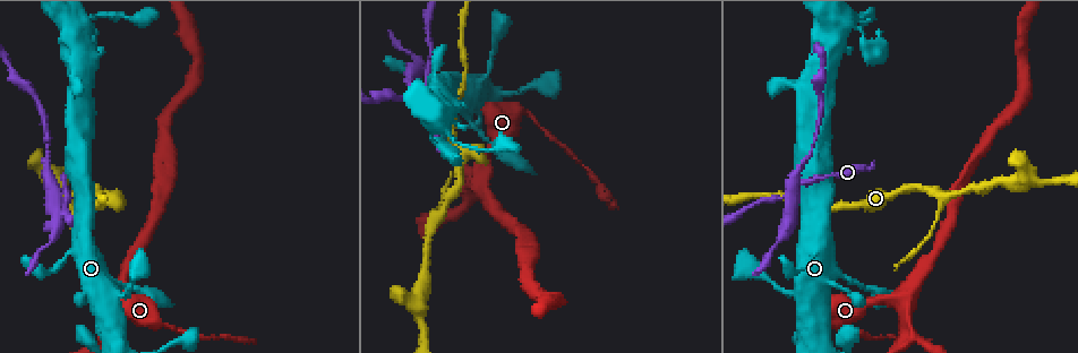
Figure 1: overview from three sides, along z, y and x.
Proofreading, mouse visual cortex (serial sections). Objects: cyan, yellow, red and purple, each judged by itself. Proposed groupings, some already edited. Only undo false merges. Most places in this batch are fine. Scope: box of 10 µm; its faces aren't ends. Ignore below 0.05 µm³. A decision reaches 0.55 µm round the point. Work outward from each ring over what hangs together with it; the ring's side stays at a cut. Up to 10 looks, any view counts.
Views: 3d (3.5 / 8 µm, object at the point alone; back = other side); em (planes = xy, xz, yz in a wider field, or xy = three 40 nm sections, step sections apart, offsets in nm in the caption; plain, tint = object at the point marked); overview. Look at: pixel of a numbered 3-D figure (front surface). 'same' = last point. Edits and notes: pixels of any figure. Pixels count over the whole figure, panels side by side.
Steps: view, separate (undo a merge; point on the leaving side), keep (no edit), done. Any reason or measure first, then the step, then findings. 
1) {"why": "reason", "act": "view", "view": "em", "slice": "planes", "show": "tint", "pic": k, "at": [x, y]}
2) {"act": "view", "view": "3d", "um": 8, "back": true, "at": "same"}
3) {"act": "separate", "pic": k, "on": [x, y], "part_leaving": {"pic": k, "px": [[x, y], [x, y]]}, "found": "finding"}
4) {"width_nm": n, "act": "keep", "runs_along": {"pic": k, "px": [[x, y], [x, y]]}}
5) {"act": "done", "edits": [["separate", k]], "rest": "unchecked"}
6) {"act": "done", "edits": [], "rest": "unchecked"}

{"why": "sudden change in width", "act": "view", "view": "3d", "um": 3.5, "pic": 1, "at": [849, 281]}

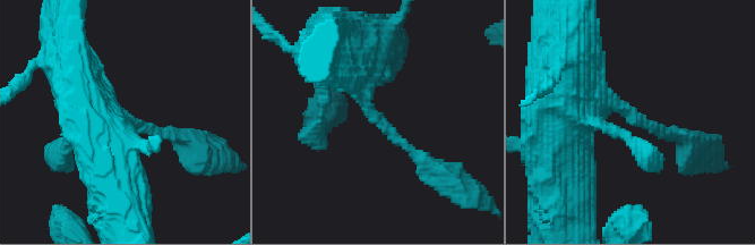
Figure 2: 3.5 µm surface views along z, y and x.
{"arm_widths_nm": [150, 450], "why": "now the EM", "act": "view", "view": "em", "slice": "xy", "step": 2, "show": "tint", "pic": 2, "at": [631, 118]}

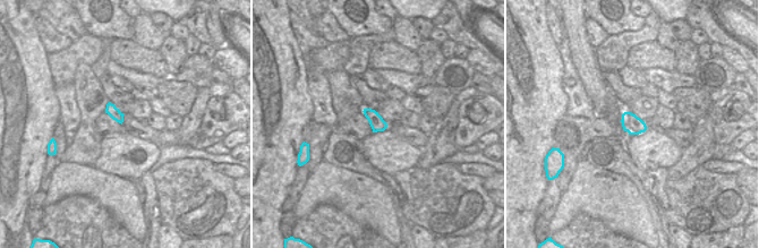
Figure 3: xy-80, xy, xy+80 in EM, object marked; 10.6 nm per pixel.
{"act": "keep", "found": "all the same cell"}

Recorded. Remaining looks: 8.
{"why": "abrupt turn", "act": "view", "view": "3d", "um": 3.5, "pic": 1, "at": [72, 201]}

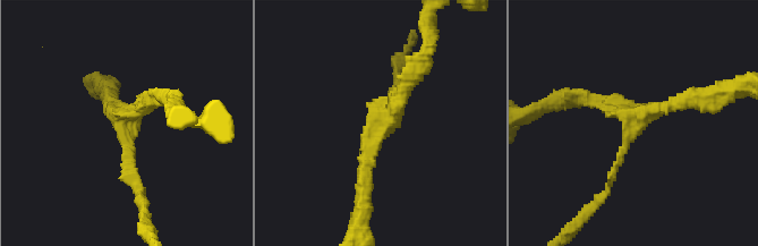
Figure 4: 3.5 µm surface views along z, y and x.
{"act": "view", "view": "em", "slice": "xy", "step": 1, "show": "tint", "pic": 4, "at": [128, 116]}

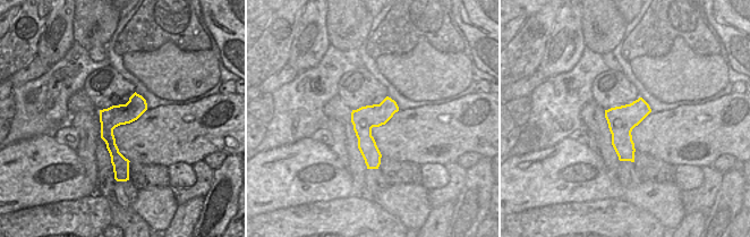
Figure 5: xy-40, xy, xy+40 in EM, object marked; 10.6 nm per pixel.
{"act": "keep", "runs_along": {"pic": 5, "px": [[136, 96], [109, 127], [126, 168]]}, "found": "all the same cell"}

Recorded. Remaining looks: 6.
{"why": "four arms meet", "act": "view", "view": "3d", "um": 3.5, "back": true, "pic": 1, "at": [795, 189]}

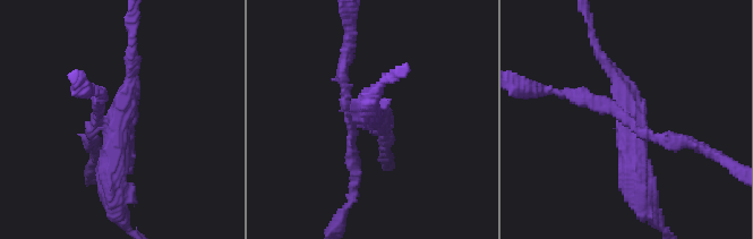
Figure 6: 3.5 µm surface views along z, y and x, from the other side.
{"arms": 4, "arm_widths_nm": [150, 200, 200, 400], "why": "now the EM", "act": "view", "view": "em", "slice": "xy", "step": 1, "show": "plain", "pic": 6, "at": [118, 117]}

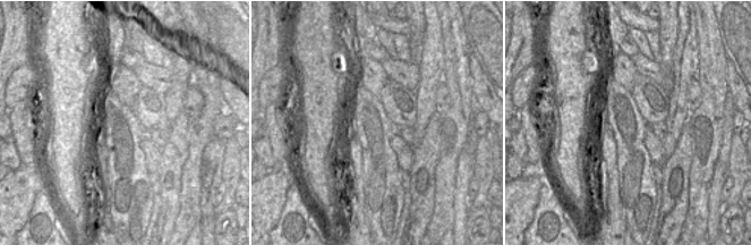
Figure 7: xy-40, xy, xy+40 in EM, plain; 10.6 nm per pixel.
{"act": "view", "view": "em", "slice": "xy", "step": 1, "show": "tint", "at": "same"}

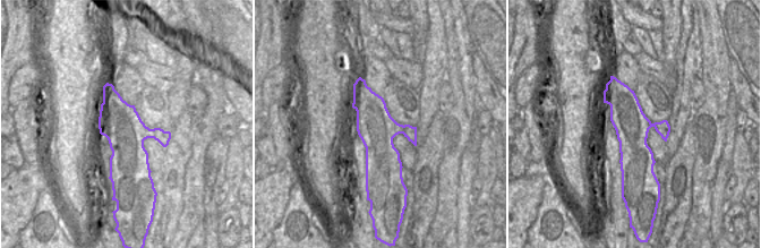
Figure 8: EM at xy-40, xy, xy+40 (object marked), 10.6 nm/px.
{"act": "separate", "pic": 6, "on": [120, 159], "part_leaving": {"pic": 6, "px": [[105, 118], [122, 215]]}, "found": "a second cell is stuck on"}

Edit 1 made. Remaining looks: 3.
{"why": "thick turns thin", "act": "view", "view": "3d", "um": 3.5, "pic": 1, "at": [852, 26]}

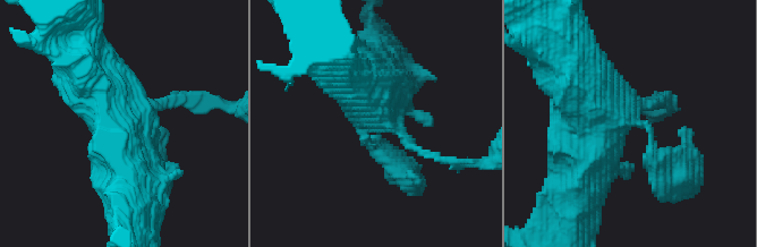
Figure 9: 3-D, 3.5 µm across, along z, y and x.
{"why": "need the tissue", "act": "view", "view": "em", "slice": "planes", "show": "tint", "pic": 9, "at": [366, 126]}

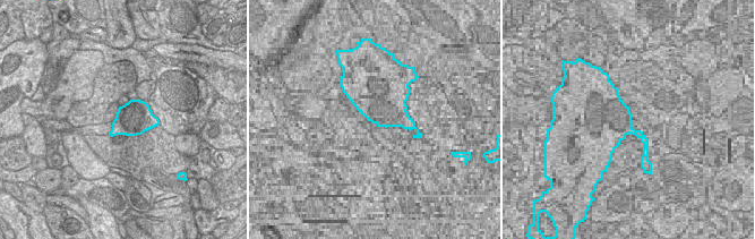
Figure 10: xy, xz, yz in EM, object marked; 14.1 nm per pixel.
{"why": "another direction", "act": "view", "view": "em", "slice": "xy", "step": 2, "show": "tint", "at": "same"}

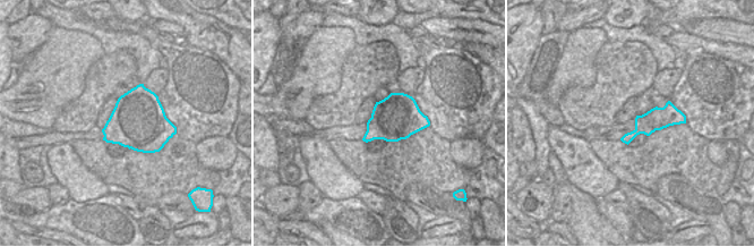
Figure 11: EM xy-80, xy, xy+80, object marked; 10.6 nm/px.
{"act": "keep", "runs_along": {"pic": 9, "px": [[128, 188], [128, 129], [83, 70]]}, "found": "all the same cell"}

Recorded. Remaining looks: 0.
{"act": "done", "edits": [["separate", 6]], "rest": "unchecked"}

